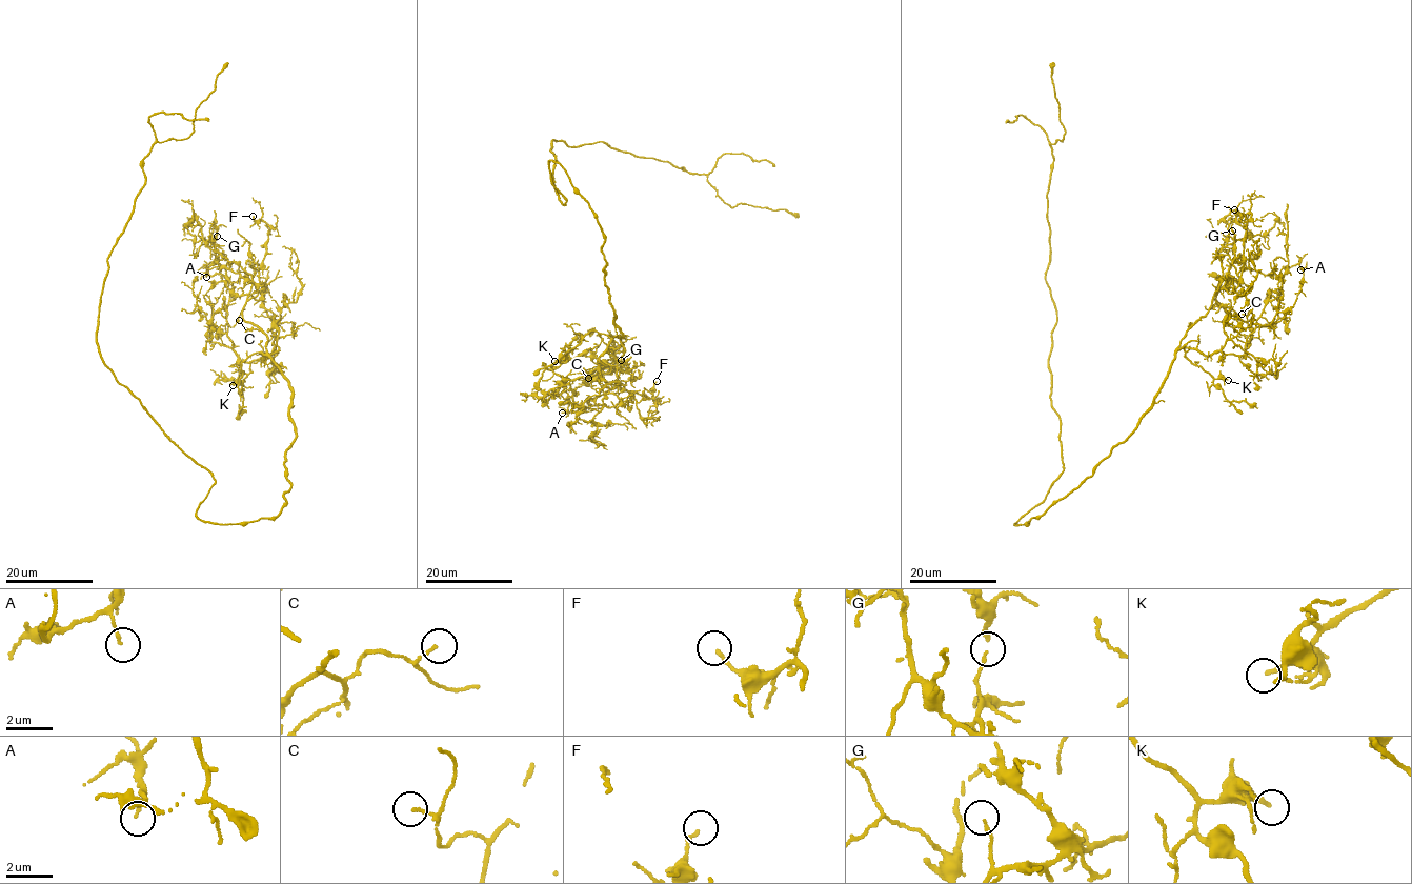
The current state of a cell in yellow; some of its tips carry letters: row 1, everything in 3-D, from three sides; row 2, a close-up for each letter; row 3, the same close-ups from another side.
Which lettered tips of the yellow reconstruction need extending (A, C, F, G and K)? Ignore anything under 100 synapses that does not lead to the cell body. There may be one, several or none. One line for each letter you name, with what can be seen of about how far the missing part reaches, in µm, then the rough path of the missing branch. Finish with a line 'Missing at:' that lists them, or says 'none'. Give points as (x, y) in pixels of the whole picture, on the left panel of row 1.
K: Missing length about 25 µm. Course of what is missing: (233, 385), (216, 406), (197, 405), (183, 409), (179, 399), (183, 397)
Missing at: K

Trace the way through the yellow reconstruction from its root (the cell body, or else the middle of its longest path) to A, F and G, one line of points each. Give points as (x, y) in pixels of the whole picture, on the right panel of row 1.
A: (1026, 514), (1014, 524), (1043, 516), (1092, 475), (1151, 406), (1177, 350), (1244, 356), (1287, 267), (1300, 269)
F: (1026, 514), (1014, 524), (1092, 475), (1151, 406), (1189, 327), (1237, 285), (1251, 216), (1234, 209)
G: (1026, 514), (1014, 524), (1076, 488), (1151, 406), (1179, 339), (1209, 310), (1222, 276), (1216, 255), (1232, 230)

